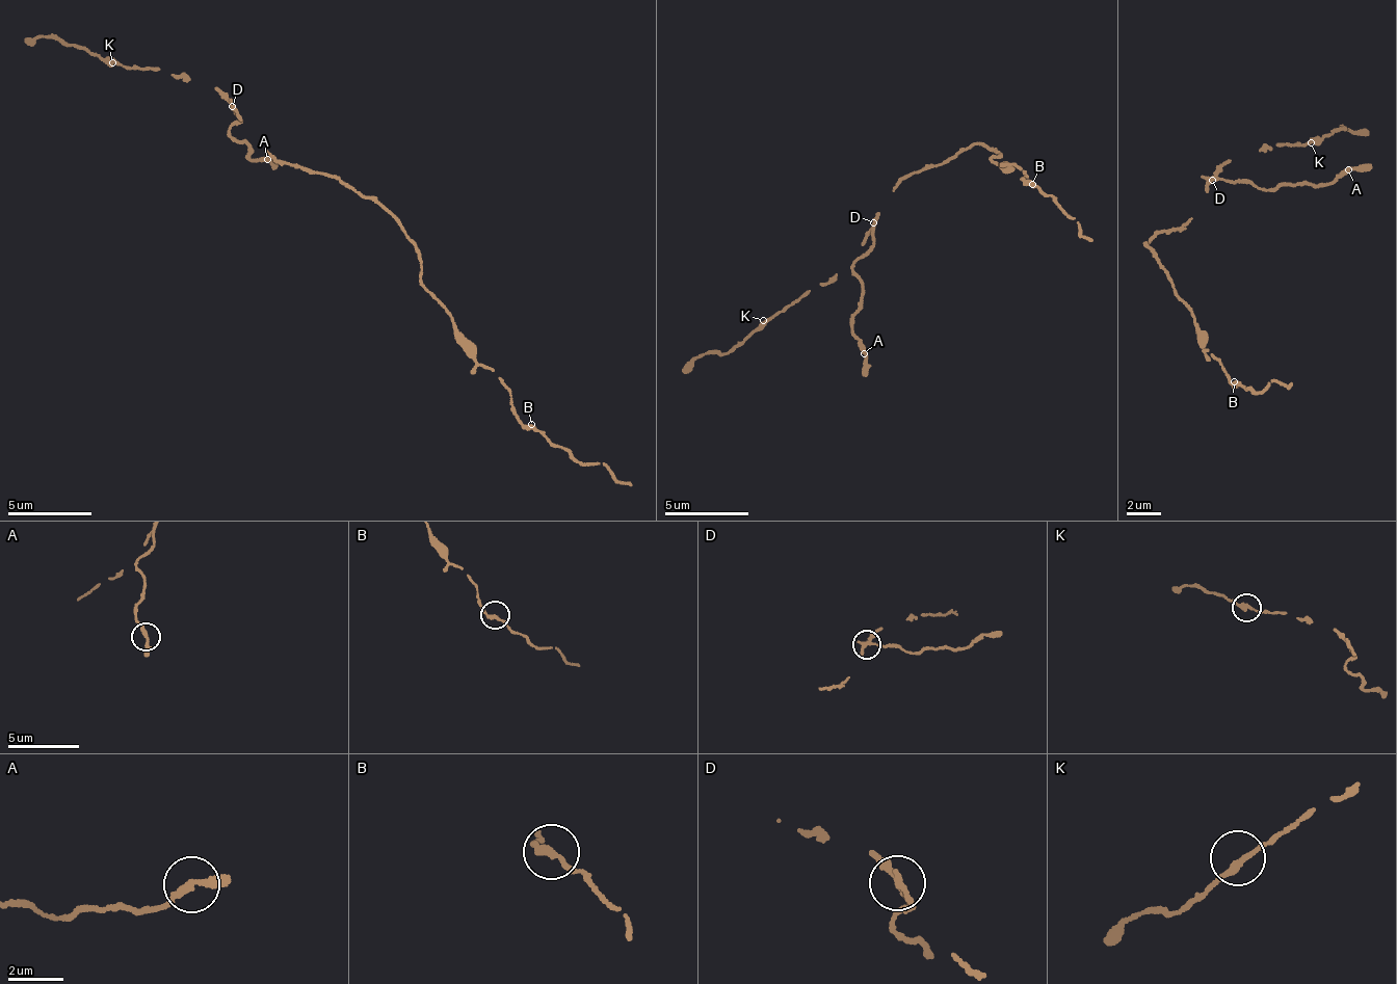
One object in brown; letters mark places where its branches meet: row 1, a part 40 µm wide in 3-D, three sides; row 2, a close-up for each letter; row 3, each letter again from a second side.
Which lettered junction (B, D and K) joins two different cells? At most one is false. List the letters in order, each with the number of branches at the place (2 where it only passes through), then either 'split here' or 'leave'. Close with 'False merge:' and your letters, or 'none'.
B: 2 | leave
D: 2 | split here
K: 2 | leave
False merge: D

